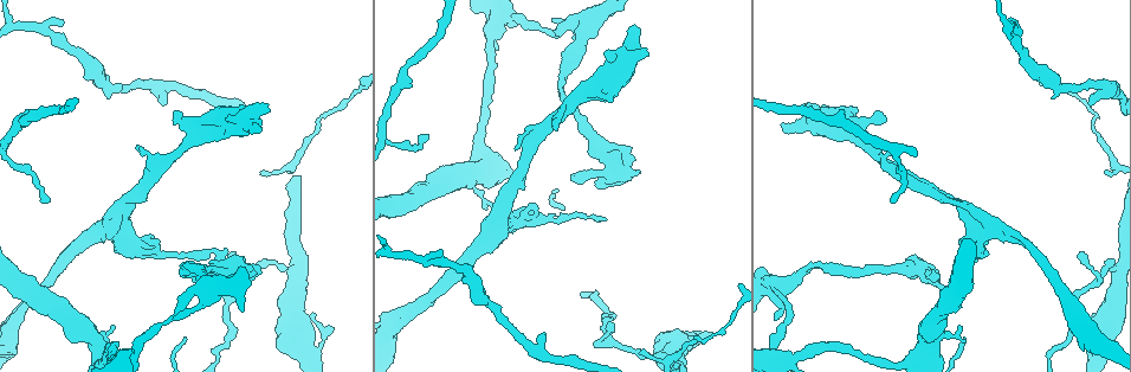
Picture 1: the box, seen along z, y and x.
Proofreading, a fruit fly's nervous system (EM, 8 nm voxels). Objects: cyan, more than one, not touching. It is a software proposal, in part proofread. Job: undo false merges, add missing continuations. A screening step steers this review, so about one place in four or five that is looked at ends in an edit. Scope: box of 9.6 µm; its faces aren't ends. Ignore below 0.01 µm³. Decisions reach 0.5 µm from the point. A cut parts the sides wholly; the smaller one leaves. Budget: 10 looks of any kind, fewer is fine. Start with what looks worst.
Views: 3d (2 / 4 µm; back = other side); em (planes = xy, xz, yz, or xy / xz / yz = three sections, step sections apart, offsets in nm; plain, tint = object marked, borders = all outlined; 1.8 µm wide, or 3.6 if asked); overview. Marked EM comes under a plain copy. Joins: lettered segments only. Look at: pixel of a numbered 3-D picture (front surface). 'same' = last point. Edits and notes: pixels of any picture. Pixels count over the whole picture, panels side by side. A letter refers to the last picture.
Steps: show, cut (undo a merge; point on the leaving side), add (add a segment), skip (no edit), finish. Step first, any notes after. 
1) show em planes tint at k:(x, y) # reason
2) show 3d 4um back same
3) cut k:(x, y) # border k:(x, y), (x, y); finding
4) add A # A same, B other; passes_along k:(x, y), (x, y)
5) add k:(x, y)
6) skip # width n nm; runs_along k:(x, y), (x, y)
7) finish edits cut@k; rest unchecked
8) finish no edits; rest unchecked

show 3d 4um at 1:(581, 27) # three arms meet

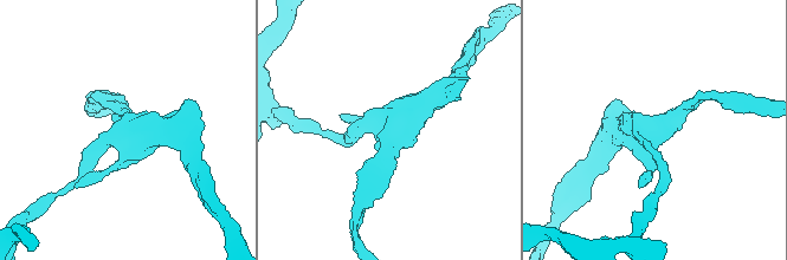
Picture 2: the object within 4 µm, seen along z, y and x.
show em xy step 8 tint at 2:(654, 142) # need the tissue

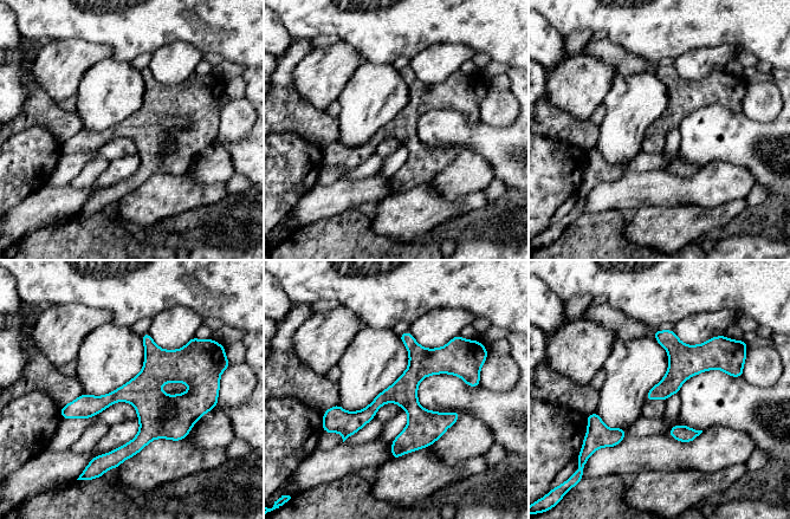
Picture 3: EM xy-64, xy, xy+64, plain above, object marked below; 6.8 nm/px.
show em planes borders same

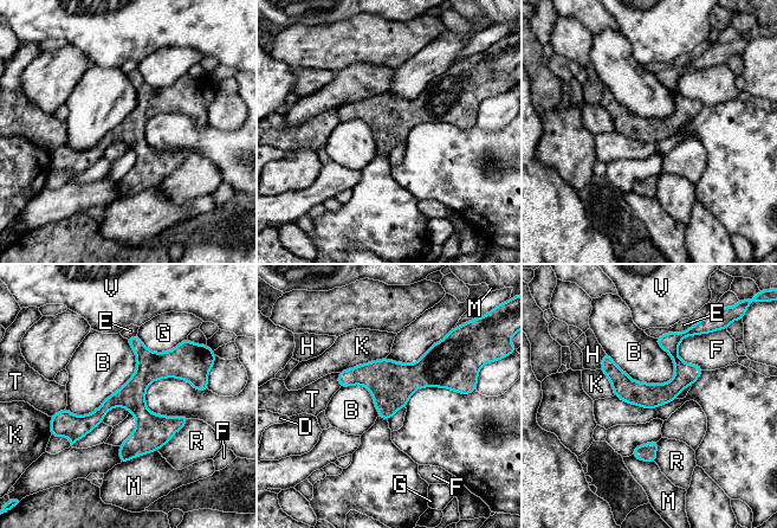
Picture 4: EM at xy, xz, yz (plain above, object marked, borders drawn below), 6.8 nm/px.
skip # B other, D other, E other, F other, G other, H other, K other, M other, R other, T other, V other; runs_along 4:(193, 379), (151, 369), (92, 420), (57, 418); continuous, no second neuron

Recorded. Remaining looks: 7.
show 3d 4um at 1:(543, 334) # branch stops here

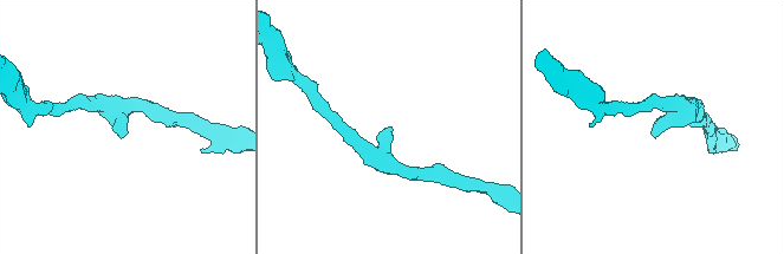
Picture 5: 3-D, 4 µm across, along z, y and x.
show em planes borders at 5:(119, 136) # need the tissue

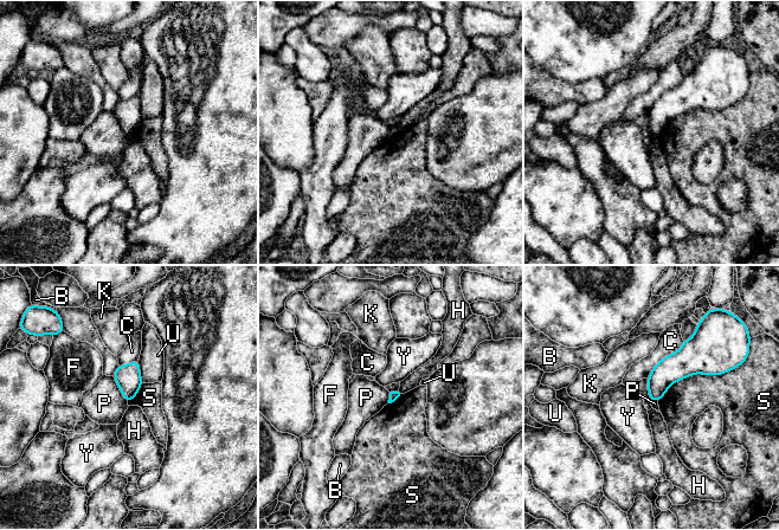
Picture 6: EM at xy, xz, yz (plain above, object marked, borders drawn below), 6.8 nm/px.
skip # longest_contact S 550 nm; B other, C other, F other, H other, K other, P other, S other, U other, Y other; border 6:(111, 376), (127, 402); no lettered segment goes on from it

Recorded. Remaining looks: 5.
show em planes borders at 1:(516, 15) # thick turns thin

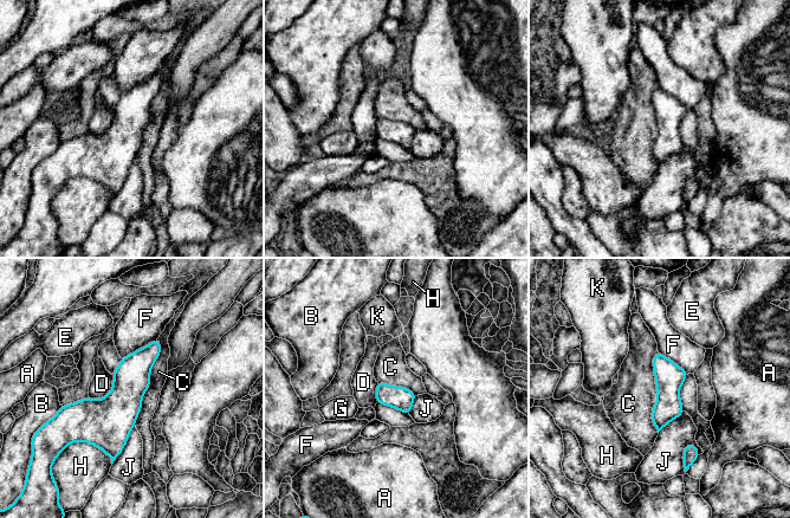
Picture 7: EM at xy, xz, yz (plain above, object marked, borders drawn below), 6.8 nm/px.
skip # width 160 nm; A other, B other, C other, D other, E other, F other, G other, H other, J other, K other; border 7:(157, 338), (160, 356), (134, 425); one neuron here

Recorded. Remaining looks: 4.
show 3d 2um at 1:(260, 271) # stops while still wide

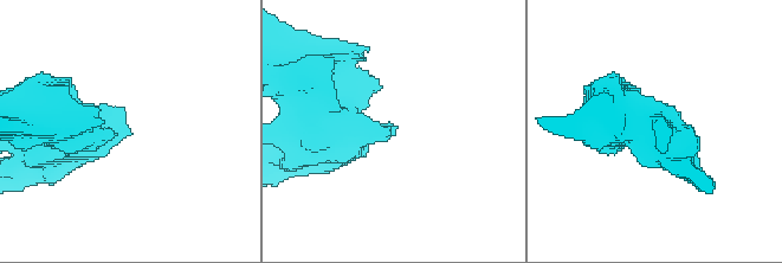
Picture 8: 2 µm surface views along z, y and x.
show em planes borders at 8:(395, 126) # shape alone is not enough

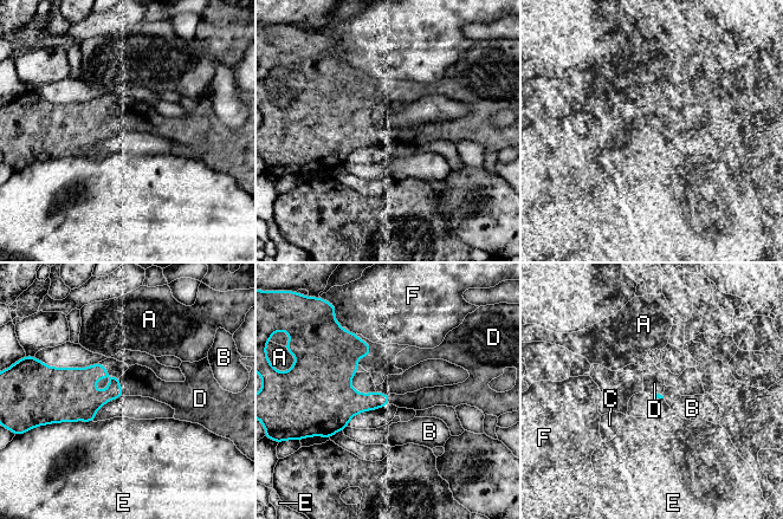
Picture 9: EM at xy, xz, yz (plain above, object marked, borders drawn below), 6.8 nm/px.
add D # A other, B other, C other, D same, E other, F other; the neuron continues

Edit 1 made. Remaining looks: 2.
finish edits add@9; rest unchecked

